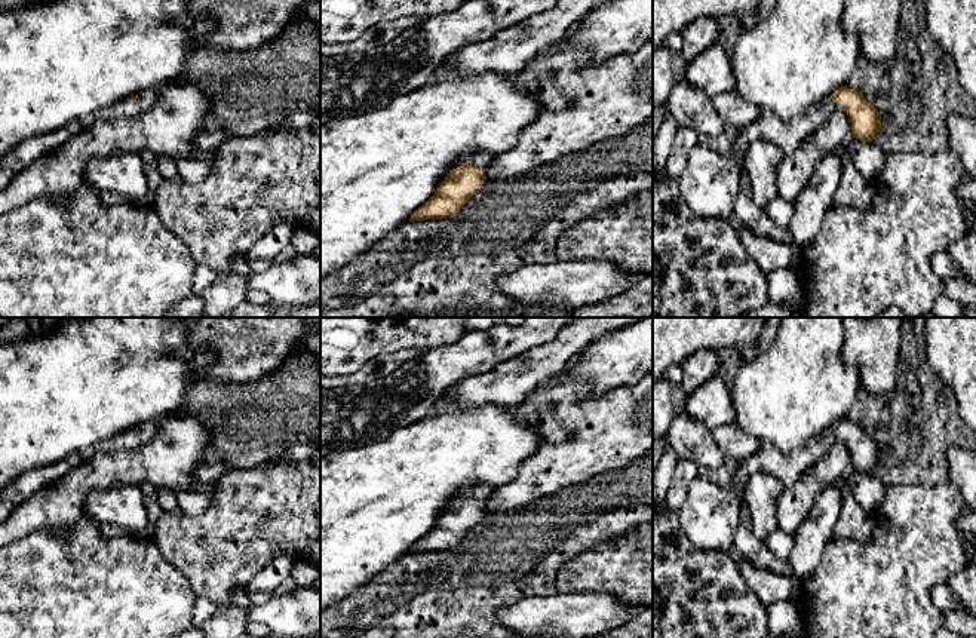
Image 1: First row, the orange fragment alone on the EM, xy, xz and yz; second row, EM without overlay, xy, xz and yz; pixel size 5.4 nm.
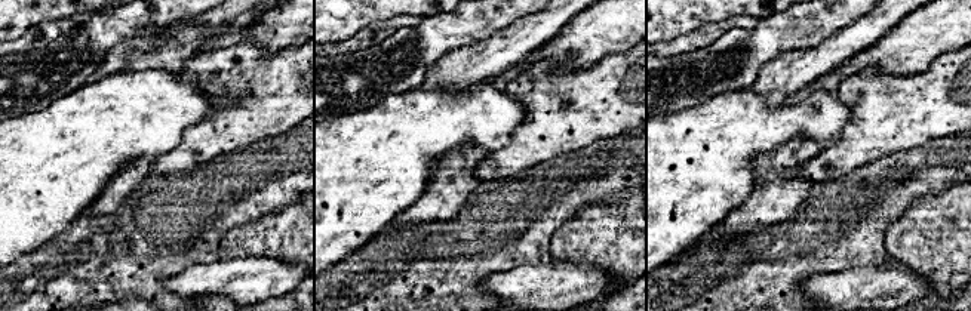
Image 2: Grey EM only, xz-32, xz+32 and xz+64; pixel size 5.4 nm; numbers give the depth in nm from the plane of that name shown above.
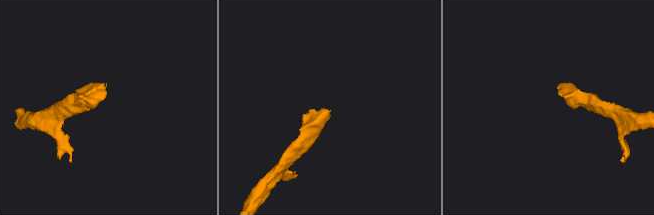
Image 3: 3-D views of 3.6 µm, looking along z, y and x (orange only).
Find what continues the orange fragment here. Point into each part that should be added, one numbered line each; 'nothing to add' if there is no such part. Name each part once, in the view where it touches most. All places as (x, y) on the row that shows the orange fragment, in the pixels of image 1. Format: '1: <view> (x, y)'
1: xz (481, 159)

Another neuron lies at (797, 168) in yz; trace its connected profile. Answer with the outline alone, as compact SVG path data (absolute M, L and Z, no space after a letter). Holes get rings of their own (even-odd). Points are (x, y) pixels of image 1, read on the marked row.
M835 110L791 154L785 154L776 174L777 194L795 203L805 184L814 175L816 166L851 138L851 125L847 113Z

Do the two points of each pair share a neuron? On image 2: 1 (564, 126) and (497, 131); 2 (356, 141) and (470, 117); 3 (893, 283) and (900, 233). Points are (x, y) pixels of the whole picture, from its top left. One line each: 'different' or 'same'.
1: different
2: same
3: different

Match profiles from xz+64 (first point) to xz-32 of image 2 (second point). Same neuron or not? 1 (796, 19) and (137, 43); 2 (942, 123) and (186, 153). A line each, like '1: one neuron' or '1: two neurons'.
1: two neurons
2: one neuron

